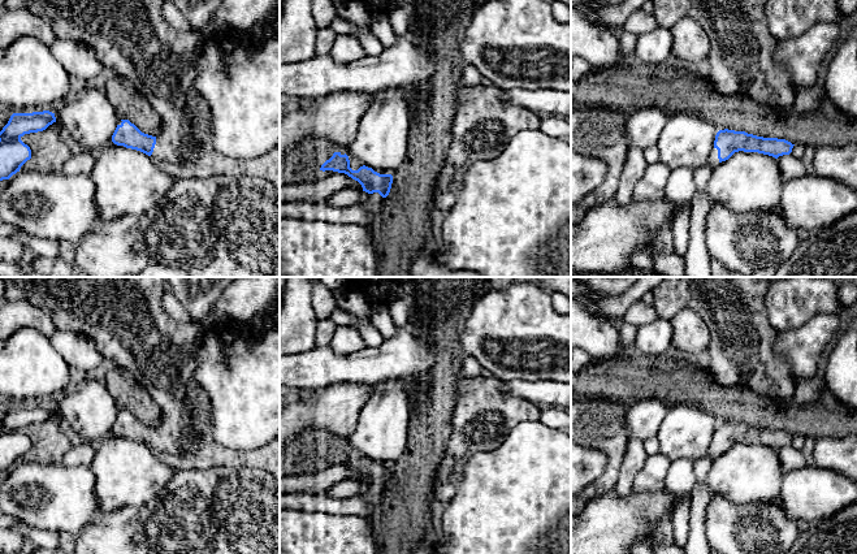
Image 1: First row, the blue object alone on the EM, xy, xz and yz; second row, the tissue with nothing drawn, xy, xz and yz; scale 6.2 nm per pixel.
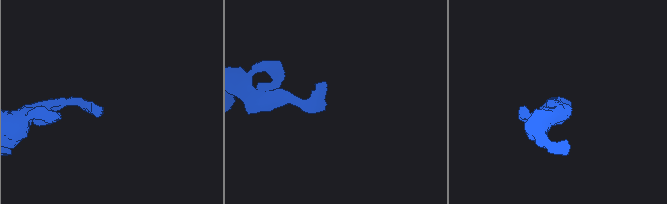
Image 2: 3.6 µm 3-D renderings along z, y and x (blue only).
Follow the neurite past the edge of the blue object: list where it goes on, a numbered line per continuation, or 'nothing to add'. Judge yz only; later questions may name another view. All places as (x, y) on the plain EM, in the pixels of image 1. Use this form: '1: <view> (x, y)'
1: yz (714, 451)

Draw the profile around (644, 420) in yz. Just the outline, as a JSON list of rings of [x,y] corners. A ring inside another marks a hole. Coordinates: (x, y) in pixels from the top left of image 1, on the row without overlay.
[[[659,402],[635,403],[627,408],[627,427],[632,437],[646,441],[657,436],[668,408]]]

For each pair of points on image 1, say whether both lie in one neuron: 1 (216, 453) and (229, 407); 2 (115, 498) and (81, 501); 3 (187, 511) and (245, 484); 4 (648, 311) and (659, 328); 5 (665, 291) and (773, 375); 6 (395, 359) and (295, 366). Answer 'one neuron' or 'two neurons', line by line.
1: two neurons
2: two neurons
3: one neuron
4: two neurons
5: one neuron
6: one neuron

